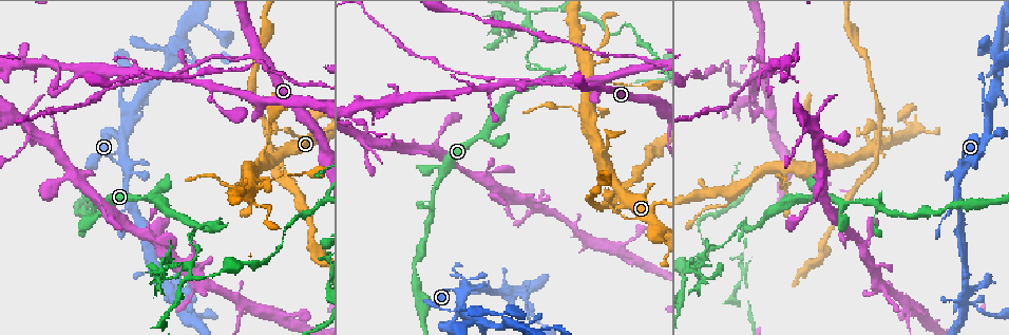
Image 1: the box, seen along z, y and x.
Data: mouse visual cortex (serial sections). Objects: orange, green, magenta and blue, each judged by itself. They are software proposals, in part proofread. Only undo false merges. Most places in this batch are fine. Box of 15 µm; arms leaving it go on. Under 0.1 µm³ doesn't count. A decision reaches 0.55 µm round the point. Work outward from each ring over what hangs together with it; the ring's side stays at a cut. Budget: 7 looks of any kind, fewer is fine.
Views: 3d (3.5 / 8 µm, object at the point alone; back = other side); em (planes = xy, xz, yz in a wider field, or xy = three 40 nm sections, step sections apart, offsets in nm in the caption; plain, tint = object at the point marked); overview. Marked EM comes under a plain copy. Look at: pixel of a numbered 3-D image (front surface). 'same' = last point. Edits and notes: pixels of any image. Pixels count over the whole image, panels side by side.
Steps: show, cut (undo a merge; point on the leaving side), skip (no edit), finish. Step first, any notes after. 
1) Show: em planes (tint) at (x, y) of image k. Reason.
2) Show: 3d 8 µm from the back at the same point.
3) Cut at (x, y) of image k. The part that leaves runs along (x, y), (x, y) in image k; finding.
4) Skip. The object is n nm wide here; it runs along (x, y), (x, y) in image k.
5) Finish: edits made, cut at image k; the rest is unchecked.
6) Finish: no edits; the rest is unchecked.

Show: 3d 3.5 µm at (237, 56) of image 1. Calibre changes.

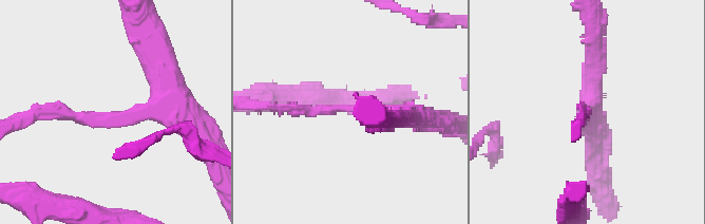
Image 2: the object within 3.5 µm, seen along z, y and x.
Show: em xy step 3 (tint) at (119, 117) of image 2. The arms are 150, 350 nm wide; shape alone is not enough.

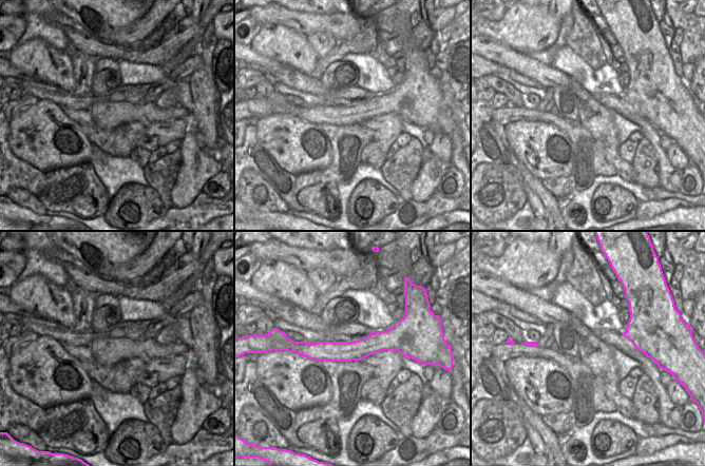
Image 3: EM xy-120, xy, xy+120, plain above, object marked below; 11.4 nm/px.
Skip. It runs along (419, 119), (380, 108), (286, 108) in image 2; continuous, no second cell.

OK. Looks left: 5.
Show: 3d 3.5 µm at (510, 81) of image 1. Looks like a crossing.

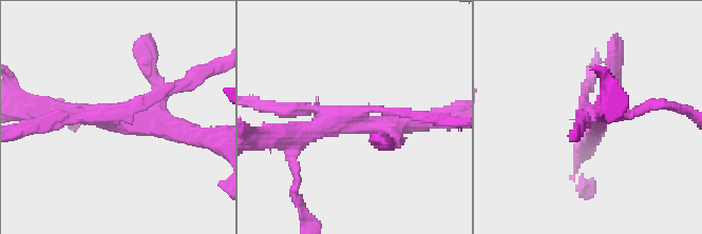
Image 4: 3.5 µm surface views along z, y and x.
Cut at (296, 142) of image 4. The part that leaves runs along (350, 117), (328, 128), (266, 136) in image 4; two cells meet here.

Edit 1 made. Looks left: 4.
Show: overview.

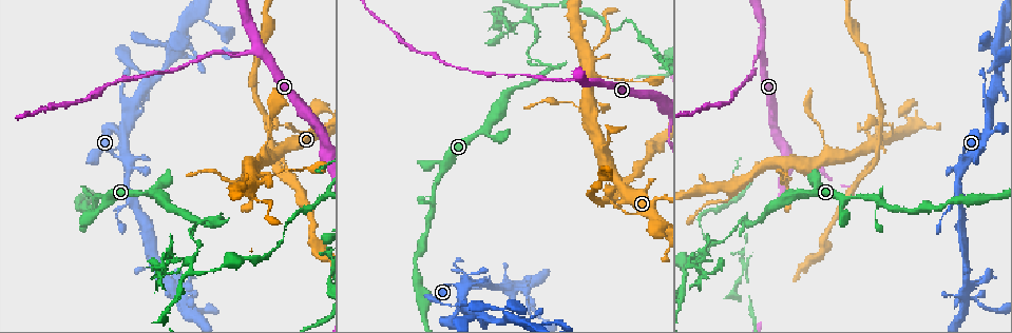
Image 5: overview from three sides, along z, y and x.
Show: 3d 8 µm at (551, 66) of image 5. Sharp bend.

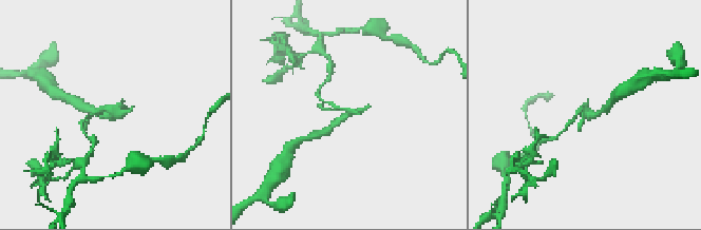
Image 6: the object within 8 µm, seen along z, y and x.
Show: em xy step 3 (tint) at (110, 114) of image 6. Now the EM.

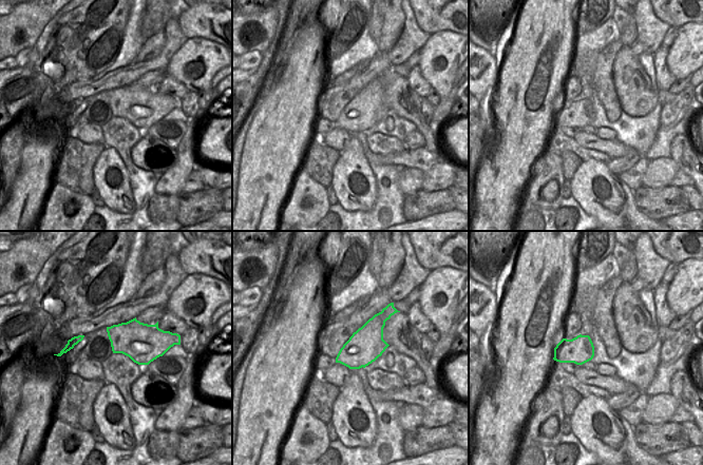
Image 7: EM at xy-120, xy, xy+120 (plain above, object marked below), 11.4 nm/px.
Cut at (570, 121) of image 6. A border runs along (385, 321), (365, 324) in image 7; a second cell is stuck on.

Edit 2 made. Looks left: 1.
Finish: edits made, cut at image 4, cut at image 6; the rest is unchecked.

